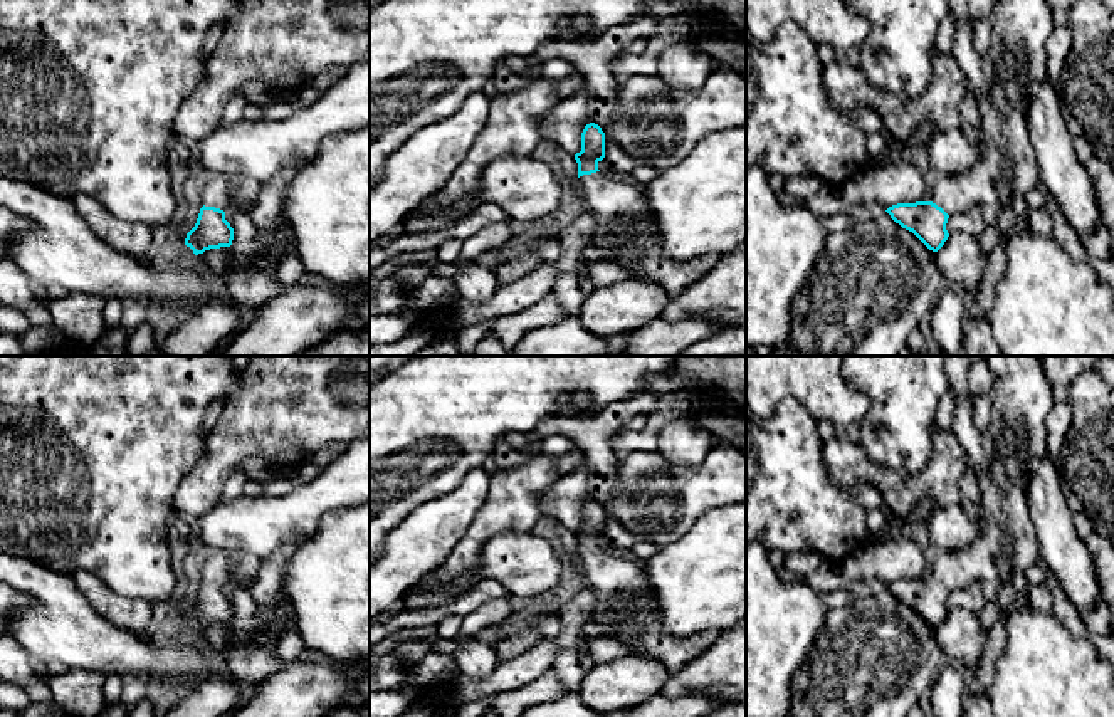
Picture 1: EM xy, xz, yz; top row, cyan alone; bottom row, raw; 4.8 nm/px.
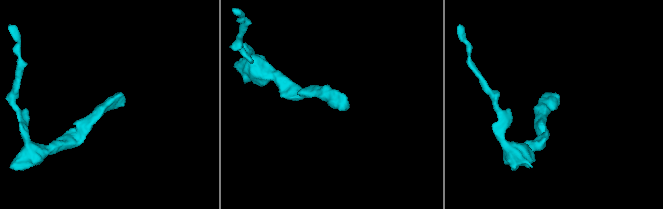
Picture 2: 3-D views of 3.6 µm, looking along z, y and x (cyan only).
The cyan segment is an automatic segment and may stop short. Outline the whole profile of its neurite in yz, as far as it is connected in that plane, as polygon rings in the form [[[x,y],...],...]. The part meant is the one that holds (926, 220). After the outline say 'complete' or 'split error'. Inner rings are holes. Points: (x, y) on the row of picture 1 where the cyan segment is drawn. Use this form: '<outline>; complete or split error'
[[[995,0],[988,18],[991,45],[981,55],[981,67],[990,81],[991,99],[976,97],[981,111],[976,146],[981,153],[973,168],[941,178],[933,188],[931,201],[897,203],[885,212],[902,228],[912,232],[929,250],[938,252],[949,233],[948,218],[953,213],[968,213],[975,207],[993,203],[1006,207],[1015,195],[1040,188],[1040,171],[1027,129],[1027,89],[1032,81],[1047,82],[1045,44],[1054,32],[1054,10],[1047,0]]]; split error

